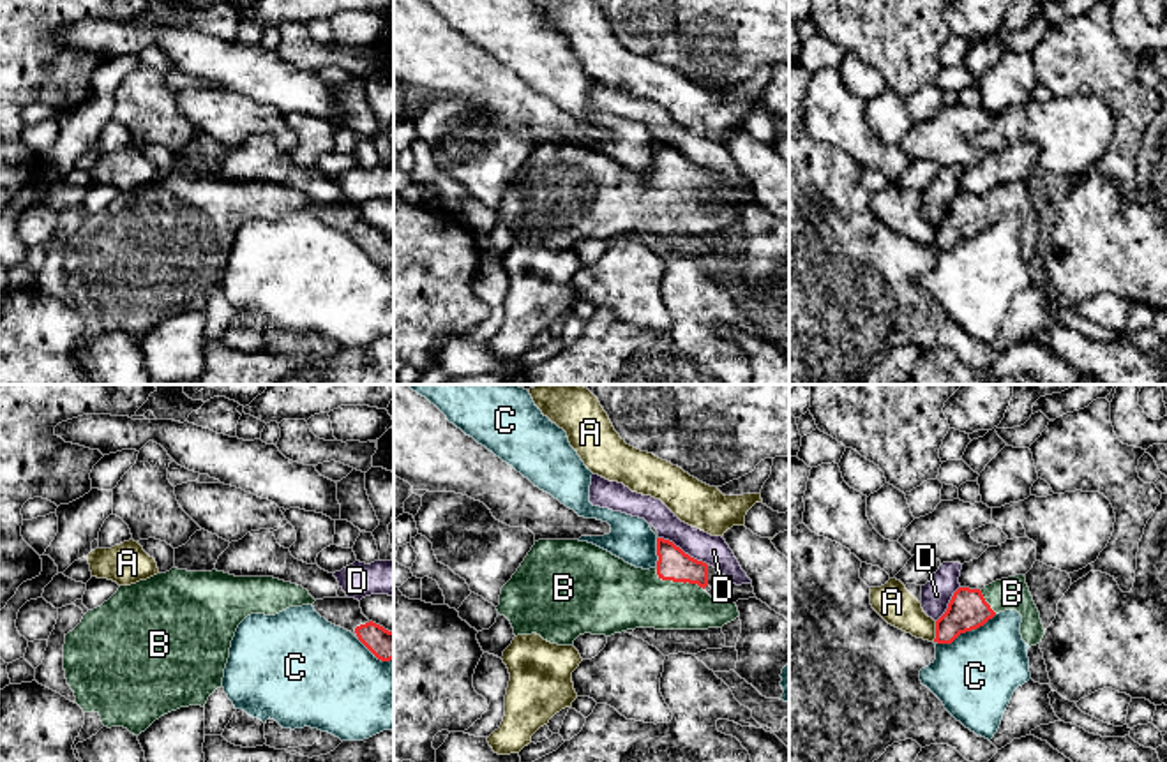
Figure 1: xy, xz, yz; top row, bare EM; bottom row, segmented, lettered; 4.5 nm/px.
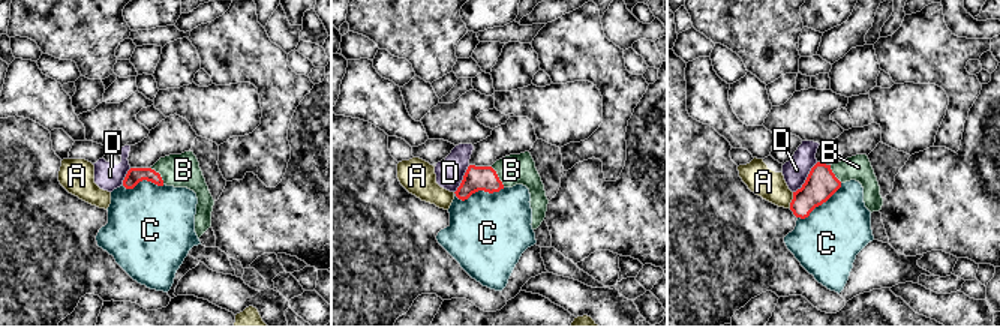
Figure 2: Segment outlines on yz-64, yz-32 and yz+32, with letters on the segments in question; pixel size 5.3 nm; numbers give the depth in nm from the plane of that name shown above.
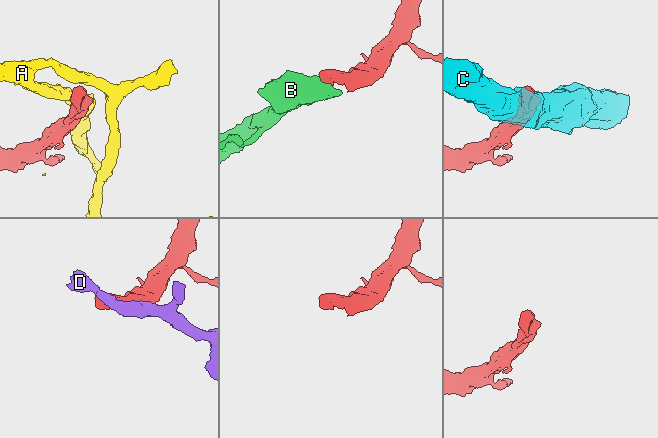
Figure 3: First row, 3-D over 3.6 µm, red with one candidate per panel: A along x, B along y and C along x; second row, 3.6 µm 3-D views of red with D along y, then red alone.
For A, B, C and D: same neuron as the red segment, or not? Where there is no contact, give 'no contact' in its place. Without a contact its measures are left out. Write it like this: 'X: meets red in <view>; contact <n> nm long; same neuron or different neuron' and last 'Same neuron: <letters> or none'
A: meets red in yz; contact 100 nm long; different neuron
B: meets red in xz; contact 240 nm long; same neuron
C: meets red in yz; contact 320 nm long; different neuron
D: meets red in xz; contact 260 nm long; different neuron
Same neuron: B

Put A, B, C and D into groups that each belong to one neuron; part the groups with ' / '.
A / B / C / D

